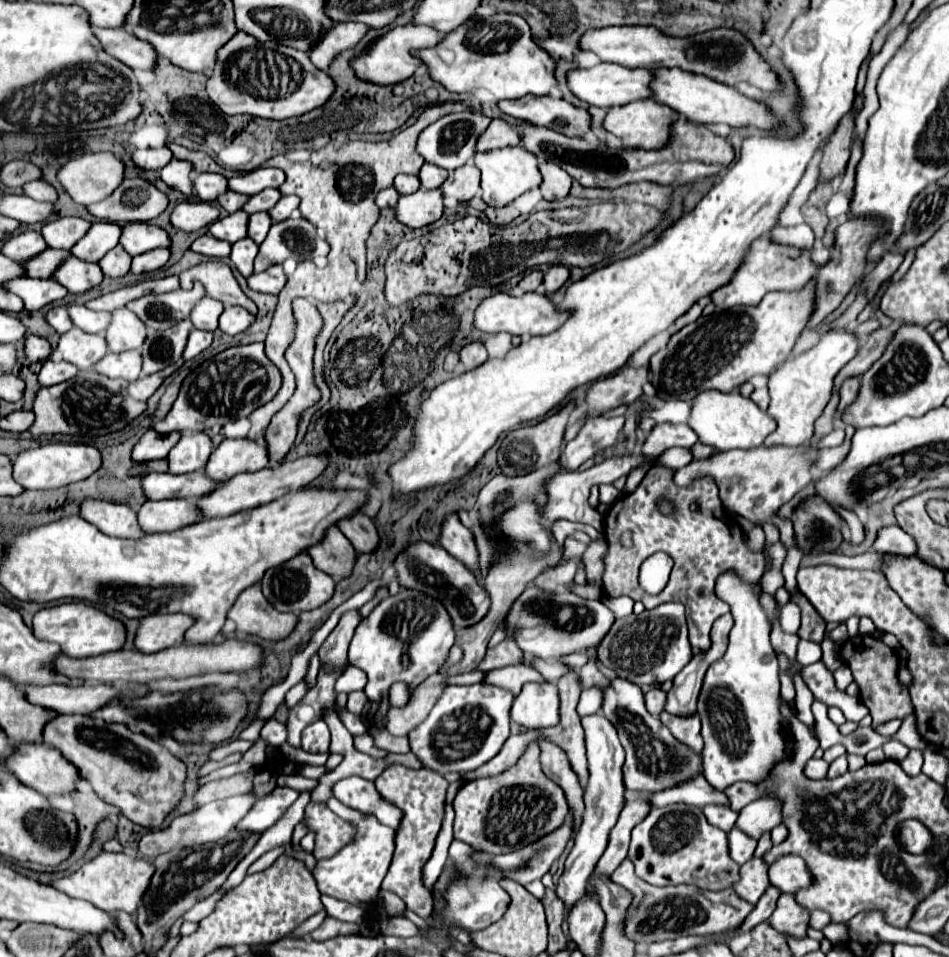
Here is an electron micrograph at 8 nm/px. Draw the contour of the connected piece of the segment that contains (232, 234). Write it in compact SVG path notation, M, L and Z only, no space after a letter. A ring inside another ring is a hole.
M236 211L224 219L214 221L208 229L216 239L236 243L244 237L248 237L248 213L246 211Z

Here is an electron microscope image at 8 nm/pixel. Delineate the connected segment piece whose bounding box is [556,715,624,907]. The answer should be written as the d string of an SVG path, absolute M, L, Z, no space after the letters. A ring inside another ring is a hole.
M588 715L582 717L582 727L586 731L586 757L588 757L588 769L590 779L584 789L584 819L582 827L574 839L574 847L566 859L566 869L556 885L556 895L562 903L568 907L574 905L588 887L590 873L594 871L598 859L602 857L602 851L608 843L608 833L616 825L618 815L624 807L624 781L622 781L622 765L624 765L624 749L618 741L616 727L604 717L604 715Z

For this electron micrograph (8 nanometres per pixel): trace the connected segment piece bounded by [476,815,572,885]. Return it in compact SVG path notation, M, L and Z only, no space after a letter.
M566 817L566 823L560 827L560 831L554 831L540 841L526 845L522 849L516 849L508 855L488 855L478 853L478 863L490 863L500 867L500 871L520 885L528 885L536 879L542 879L544 873L550 869L550 865L560 857L566 843L572 839L572 819Z

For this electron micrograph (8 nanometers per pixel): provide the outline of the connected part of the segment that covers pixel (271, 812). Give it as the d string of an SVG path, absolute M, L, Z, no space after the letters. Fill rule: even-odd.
M276 787L276 791L266 795L266 799L258 801L256 807L250 809L250 815L246 815L246 819L242 819L238 827L246 831L266 831L286 813L286 809L298 799L298 795L300 793L290 787Z

